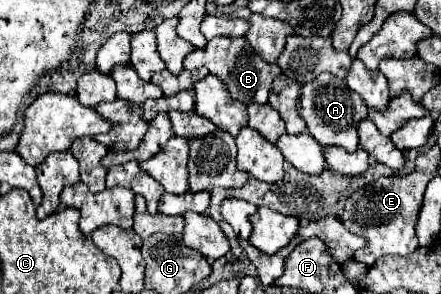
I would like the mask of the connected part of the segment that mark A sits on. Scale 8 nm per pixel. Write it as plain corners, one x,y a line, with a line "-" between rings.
319,74
315,80
307,82
303,86
301,98
299,98
299,112
307,122
307,132
323,146
341,146
349,152
355,152
359,146
357,138
357,124
367,118
367,106
353,92
345,80
333,76
333,74

